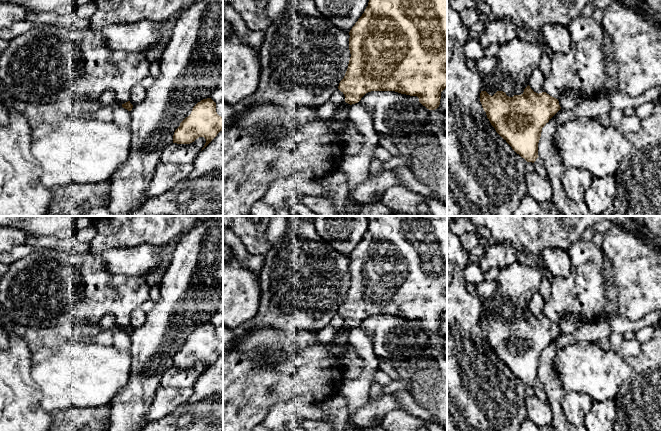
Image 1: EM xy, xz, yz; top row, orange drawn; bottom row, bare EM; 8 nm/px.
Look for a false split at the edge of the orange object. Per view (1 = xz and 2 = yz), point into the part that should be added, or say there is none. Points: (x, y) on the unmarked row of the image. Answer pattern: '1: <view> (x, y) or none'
1: none
2: none

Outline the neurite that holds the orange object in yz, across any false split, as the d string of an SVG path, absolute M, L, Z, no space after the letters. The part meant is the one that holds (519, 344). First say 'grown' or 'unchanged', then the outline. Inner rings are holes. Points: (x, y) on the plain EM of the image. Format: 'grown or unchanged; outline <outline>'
unchanged; outline M528 309L521 319L509 321L503 315L493 320L481 315L480 326L496 356L527 386L534 387L538 380L538 367L542 352L561 333L558 323L546 316L536 317Z

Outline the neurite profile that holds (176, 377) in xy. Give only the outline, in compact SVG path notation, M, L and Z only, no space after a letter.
M199 361L190 368L171 367L164 372L160 386L176 388L193 387L205 367L206 363L204 361Z

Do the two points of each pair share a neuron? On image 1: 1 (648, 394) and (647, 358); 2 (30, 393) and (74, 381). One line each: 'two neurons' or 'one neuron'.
1: one neuron
2: two neurons

